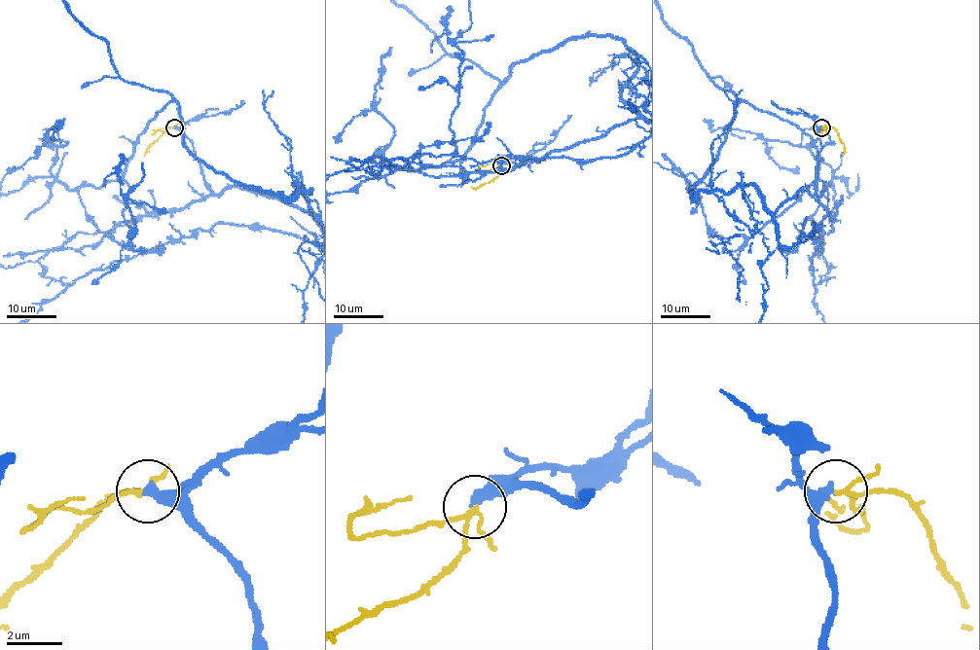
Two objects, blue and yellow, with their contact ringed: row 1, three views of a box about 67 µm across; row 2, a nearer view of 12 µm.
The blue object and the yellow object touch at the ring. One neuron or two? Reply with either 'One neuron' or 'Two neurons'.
One neuron

